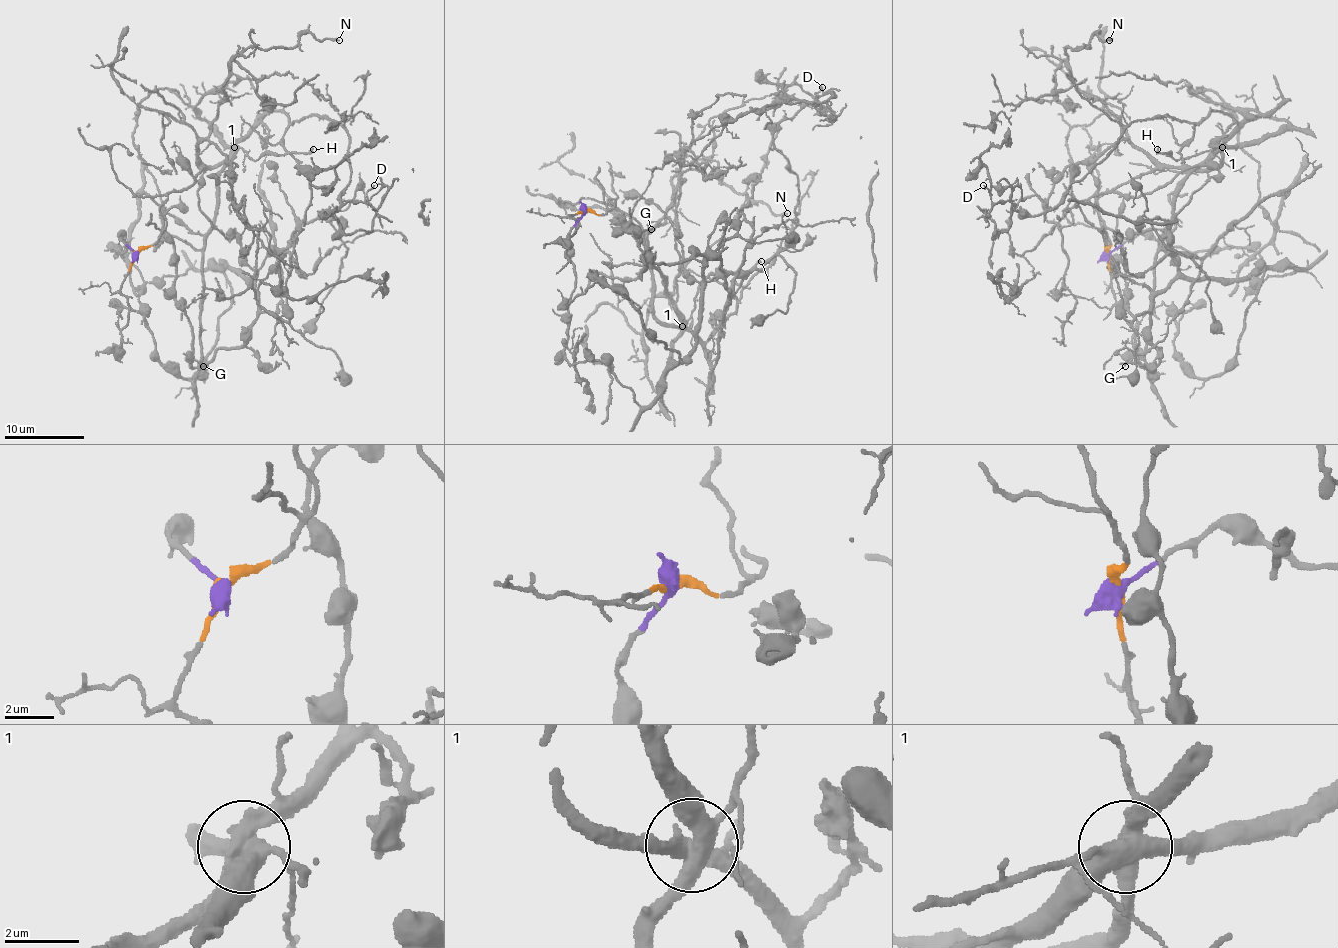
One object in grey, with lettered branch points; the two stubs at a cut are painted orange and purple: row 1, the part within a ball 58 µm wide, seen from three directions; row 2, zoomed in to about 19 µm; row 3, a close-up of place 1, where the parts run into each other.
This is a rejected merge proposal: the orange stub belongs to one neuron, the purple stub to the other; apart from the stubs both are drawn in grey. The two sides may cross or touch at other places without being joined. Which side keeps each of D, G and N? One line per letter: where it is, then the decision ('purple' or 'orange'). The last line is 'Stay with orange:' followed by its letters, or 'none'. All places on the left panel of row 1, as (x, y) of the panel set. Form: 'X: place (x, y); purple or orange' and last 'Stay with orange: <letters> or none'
D: place (374, 185); orange
G: place (203, 366); purple
N: place (339, 40); orange
Stay with orange: D, N

